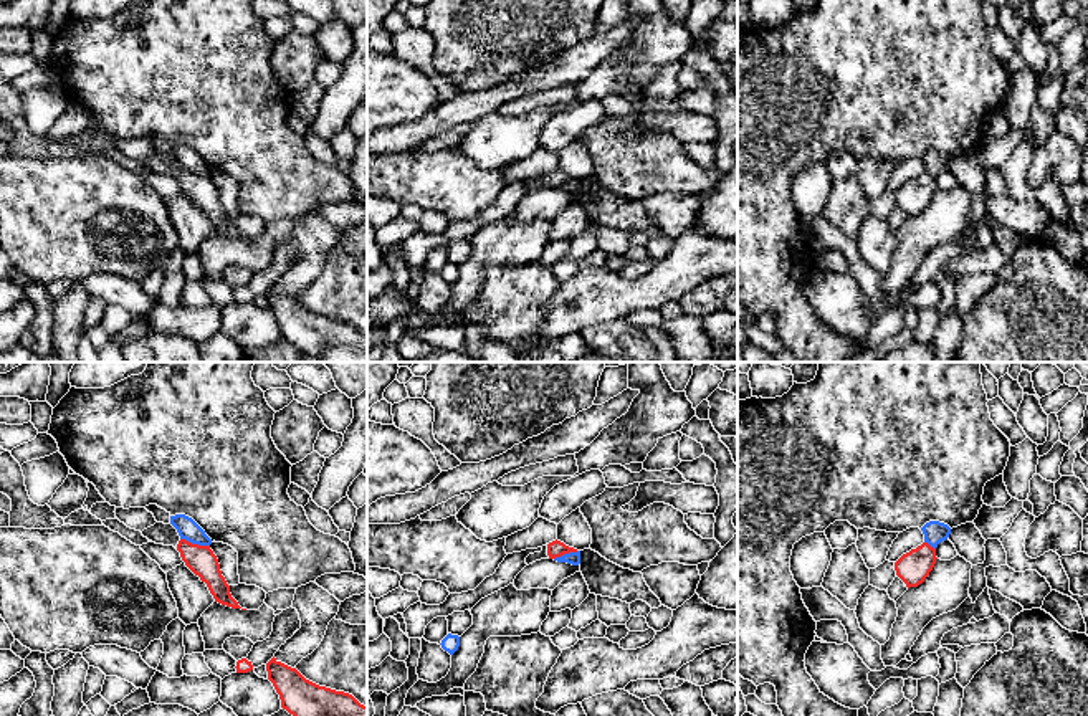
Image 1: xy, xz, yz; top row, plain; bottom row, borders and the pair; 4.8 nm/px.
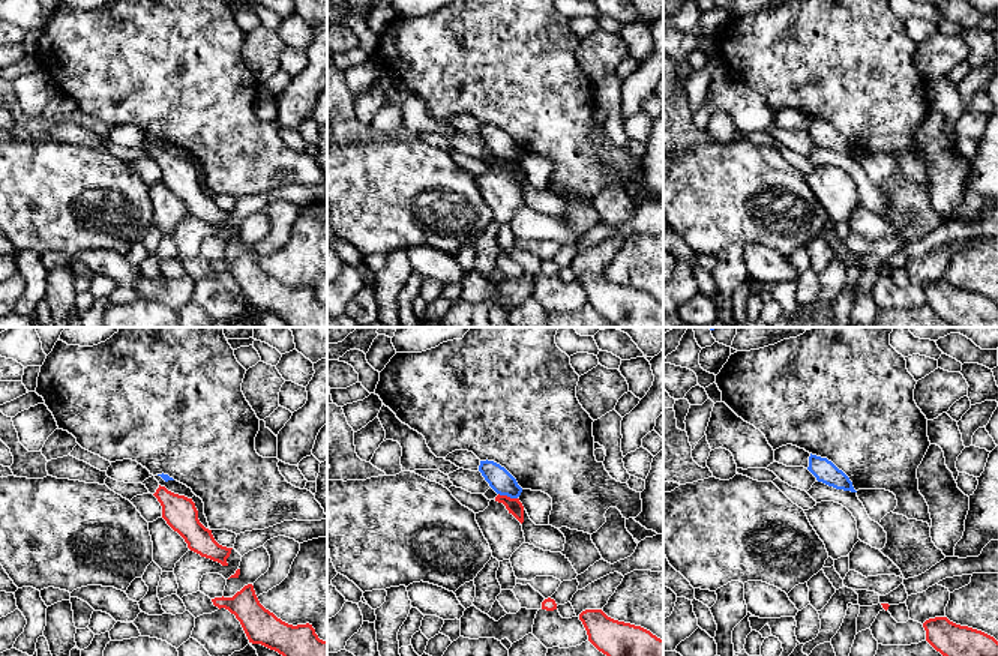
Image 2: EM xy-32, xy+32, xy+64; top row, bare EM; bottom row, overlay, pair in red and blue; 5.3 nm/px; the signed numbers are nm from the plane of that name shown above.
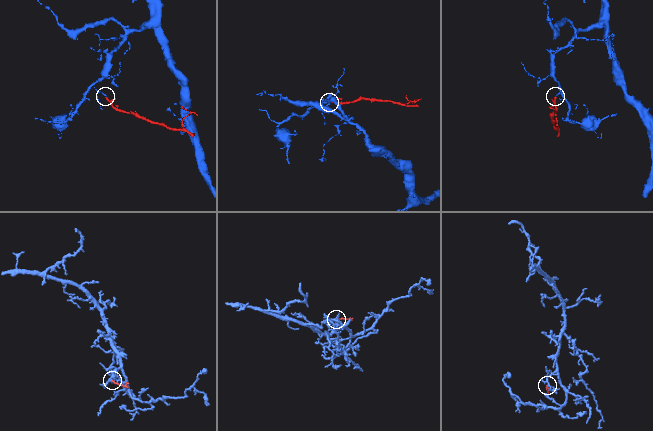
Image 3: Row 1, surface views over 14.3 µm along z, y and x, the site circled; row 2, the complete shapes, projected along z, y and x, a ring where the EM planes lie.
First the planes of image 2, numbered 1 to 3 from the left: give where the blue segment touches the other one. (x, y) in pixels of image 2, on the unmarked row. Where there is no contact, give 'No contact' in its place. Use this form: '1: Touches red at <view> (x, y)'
1: No contact
2: Touches red at xy+32 (508, 161)
3: No contact

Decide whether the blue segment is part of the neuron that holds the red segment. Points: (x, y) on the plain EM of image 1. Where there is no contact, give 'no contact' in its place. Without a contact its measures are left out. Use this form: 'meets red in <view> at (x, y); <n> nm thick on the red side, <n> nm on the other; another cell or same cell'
meets red in xy at (195, 174); 140 nm thick on the red side, 100 nm on the other; another cell

